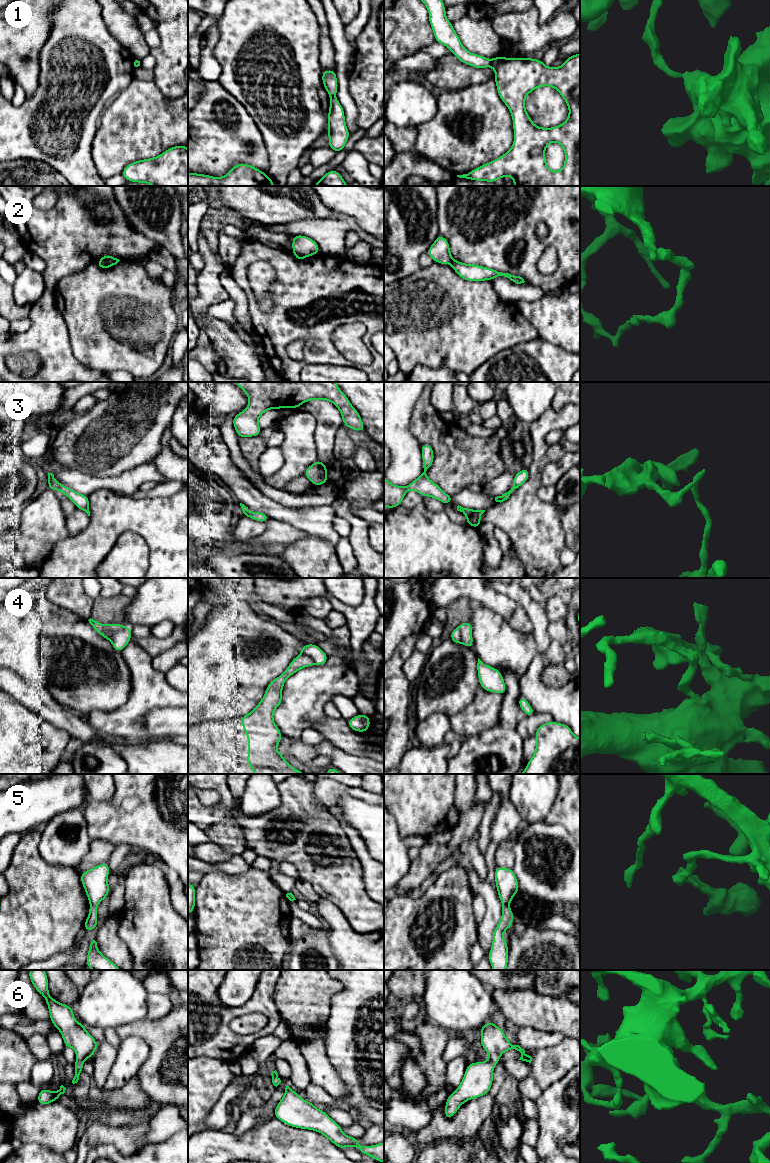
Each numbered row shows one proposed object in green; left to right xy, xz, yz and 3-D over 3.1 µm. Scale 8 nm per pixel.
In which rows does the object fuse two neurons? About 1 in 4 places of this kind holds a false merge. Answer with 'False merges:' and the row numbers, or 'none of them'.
False merges: 1, 2, 3, 4

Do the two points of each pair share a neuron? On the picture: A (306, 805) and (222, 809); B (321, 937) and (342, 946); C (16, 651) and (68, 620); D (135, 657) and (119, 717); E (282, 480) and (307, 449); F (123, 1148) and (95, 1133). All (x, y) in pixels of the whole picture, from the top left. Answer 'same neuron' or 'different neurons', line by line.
A: same neuron
B: different neurons
C: same neuron
D: same neuron
E: same neuron
F: same neuron

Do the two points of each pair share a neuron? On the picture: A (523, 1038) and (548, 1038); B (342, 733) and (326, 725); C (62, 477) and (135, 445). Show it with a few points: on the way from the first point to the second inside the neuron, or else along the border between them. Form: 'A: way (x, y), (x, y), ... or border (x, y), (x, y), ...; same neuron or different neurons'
A: way (529, 1038), (542, 1038); same neuron
B: way (338, 732), (330, 728); same neuron
C: border (65, 467), (77, 469), (100, 478); different neurons

